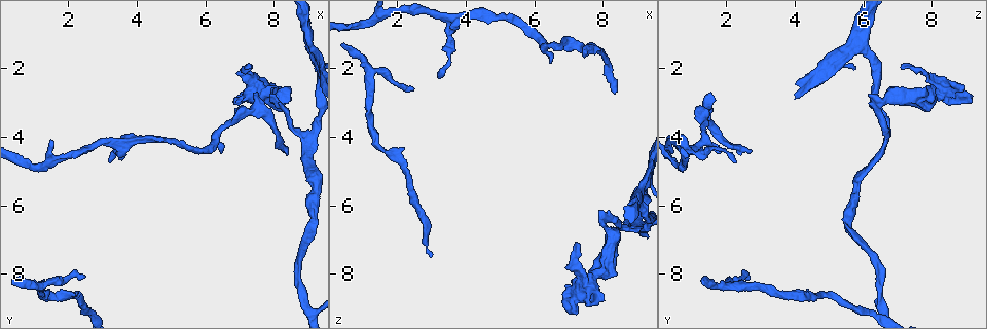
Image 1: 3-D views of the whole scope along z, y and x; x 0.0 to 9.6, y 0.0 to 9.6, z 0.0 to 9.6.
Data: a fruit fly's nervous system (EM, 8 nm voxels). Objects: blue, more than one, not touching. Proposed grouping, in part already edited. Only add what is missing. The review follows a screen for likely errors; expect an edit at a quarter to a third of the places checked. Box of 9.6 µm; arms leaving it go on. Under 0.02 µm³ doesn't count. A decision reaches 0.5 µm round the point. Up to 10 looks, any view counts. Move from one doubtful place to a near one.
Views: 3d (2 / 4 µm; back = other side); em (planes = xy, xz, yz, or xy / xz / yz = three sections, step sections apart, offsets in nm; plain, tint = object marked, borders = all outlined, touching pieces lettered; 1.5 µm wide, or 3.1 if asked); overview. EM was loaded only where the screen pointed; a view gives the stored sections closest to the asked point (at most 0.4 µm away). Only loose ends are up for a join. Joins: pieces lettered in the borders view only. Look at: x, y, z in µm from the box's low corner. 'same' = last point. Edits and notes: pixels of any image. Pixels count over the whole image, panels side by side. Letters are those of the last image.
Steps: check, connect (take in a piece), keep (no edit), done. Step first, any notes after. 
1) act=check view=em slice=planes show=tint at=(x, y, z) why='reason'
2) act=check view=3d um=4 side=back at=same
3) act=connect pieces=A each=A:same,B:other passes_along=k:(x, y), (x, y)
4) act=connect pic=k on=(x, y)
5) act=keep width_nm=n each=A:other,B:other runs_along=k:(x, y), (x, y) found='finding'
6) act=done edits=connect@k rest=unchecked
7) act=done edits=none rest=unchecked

act=check view=3d um=2 at=(7.75, 2.65, 8.95) why='branch stops here'

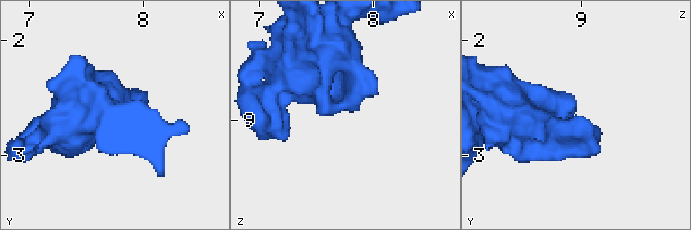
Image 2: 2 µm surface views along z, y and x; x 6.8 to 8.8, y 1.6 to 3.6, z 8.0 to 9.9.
act=check view=em slice=planes show=borders at=(7.76, 2.62, 8.92) why='now the EM'

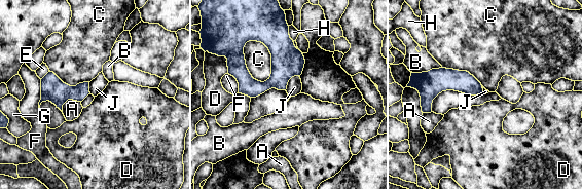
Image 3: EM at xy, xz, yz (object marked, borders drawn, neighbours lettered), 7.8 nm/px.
act=keep longest_contact=C:360nm each=A:other,B:other,C:other,D:other,E:other,F:other,G:other,H:other,J:other border=3:(249, 40), (246, 67), (263, 82) found='none of them fits'

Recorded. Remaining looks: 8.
act=check view=3d um=2 at=(2.40, 8.05, 2.60) why='an open end'

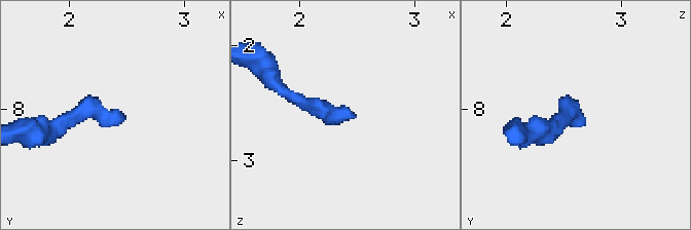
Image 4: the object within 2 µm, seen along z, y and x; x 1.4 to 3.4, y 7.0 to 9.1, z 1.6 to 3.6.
act=check view=em slice=yz step=8 show=tint at=(2.48, 8.08, 2.60)

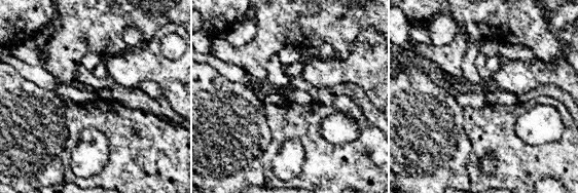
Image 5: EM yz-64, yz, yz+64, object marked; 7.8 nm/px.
act=check view=em slice=planes show=borders at=same why='cut it another way'

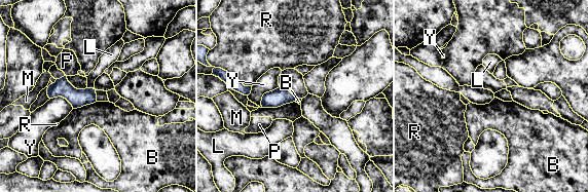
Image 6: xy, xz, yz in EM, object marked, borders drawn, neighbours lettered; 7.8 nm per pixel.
act=keep each=B:other,L:other,M:other,P:other,R:other,Y:other border=6:(96, 101), (73, 109) found='none of them fits'

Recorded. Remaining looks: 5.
act=check view=em slice=xy step=8 show=borders at=(3.20, 4.75, 2.25) why='tapers out'

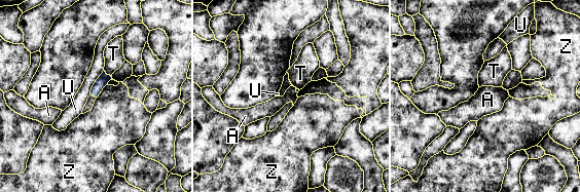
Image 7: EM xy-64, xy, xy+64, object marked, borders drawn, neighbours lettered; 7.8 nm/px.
act=check view=em slice=planes show=borders at=same why='another direction'

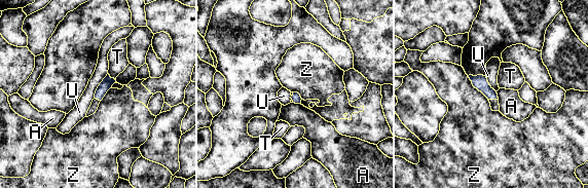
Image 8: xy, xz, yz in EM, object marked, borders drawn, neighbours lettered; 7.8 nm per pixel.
act=keep each=A:other,T:other,U:other,Z:other border=8:(107, 73), (98, 86), (94, 98) found='no lettered piece goes on from it'

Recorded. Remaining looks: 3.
act=check view=em slice=planes show=borders at=(6.45, 4.35, 1.85) why='branch stops here'

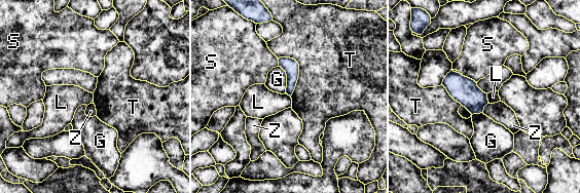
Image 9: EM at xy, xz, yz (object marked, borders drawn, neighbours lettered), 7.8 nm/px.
act=keep each=G:other,L:other,S:other,T:other,Z:other border=9:(486, 93), (488, 102) found='no lettered piece goes on from it'

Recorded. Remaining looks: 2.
act=done edits=none rest=unchecked

